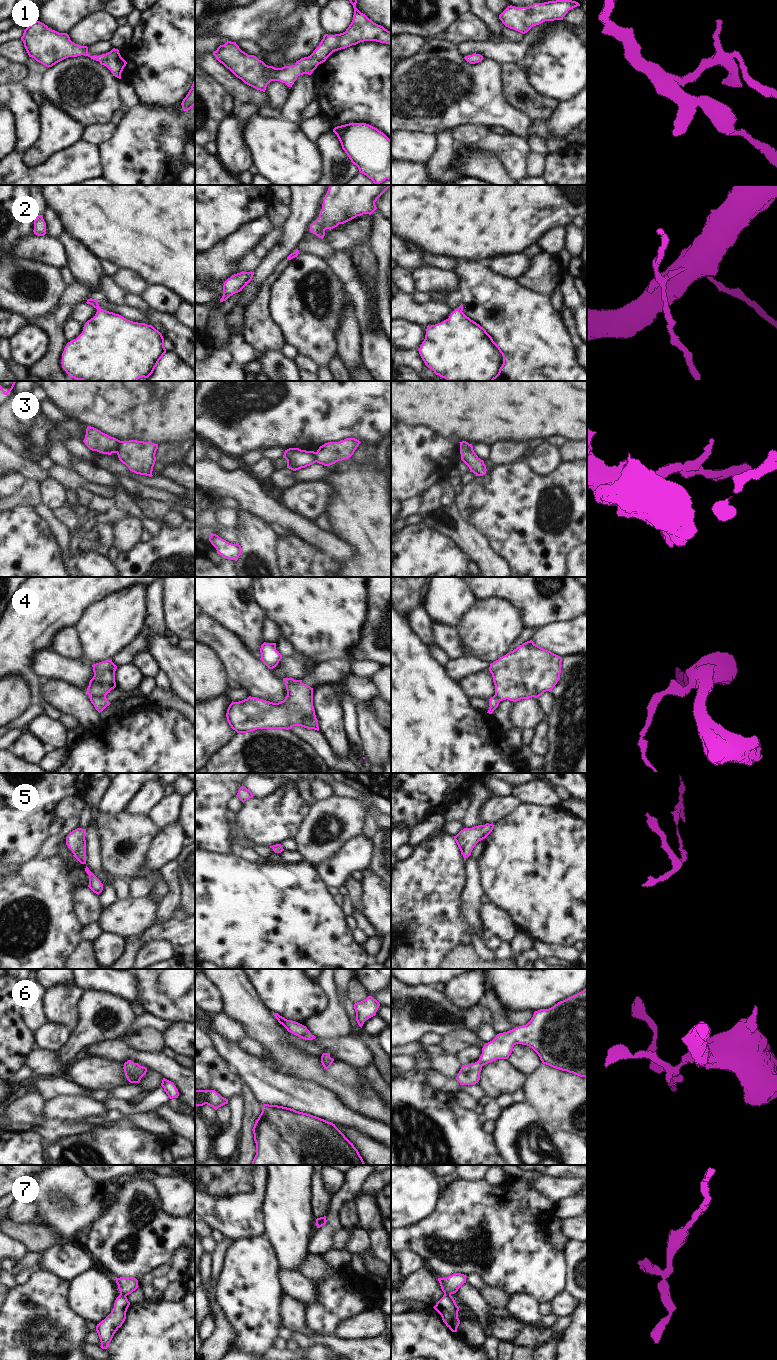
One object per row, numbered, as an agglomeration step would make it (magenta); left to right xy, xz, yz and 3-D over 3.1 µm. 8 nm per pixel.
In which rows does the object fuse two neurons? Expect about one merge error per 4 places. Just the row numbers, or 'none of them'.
3, 4, 7

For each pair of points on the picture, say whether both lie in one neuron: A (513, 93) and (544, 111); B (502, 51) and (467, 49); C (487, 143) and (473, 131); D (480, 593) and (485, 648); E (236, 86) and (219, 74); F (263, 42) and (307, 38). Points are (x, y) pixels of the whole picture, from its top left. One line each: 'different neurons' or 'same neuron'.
A: same neuron
B: same neuron
C: different neurons
D: different neurons
E: same neuron
F: same neuron

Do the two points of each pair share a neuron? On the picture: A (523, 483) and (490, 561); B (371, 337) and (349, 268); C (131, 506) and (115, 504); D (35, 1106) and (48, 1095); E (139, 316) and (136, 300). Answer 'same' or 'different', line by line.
A: different
B: same
C: same
D: different
E: different

